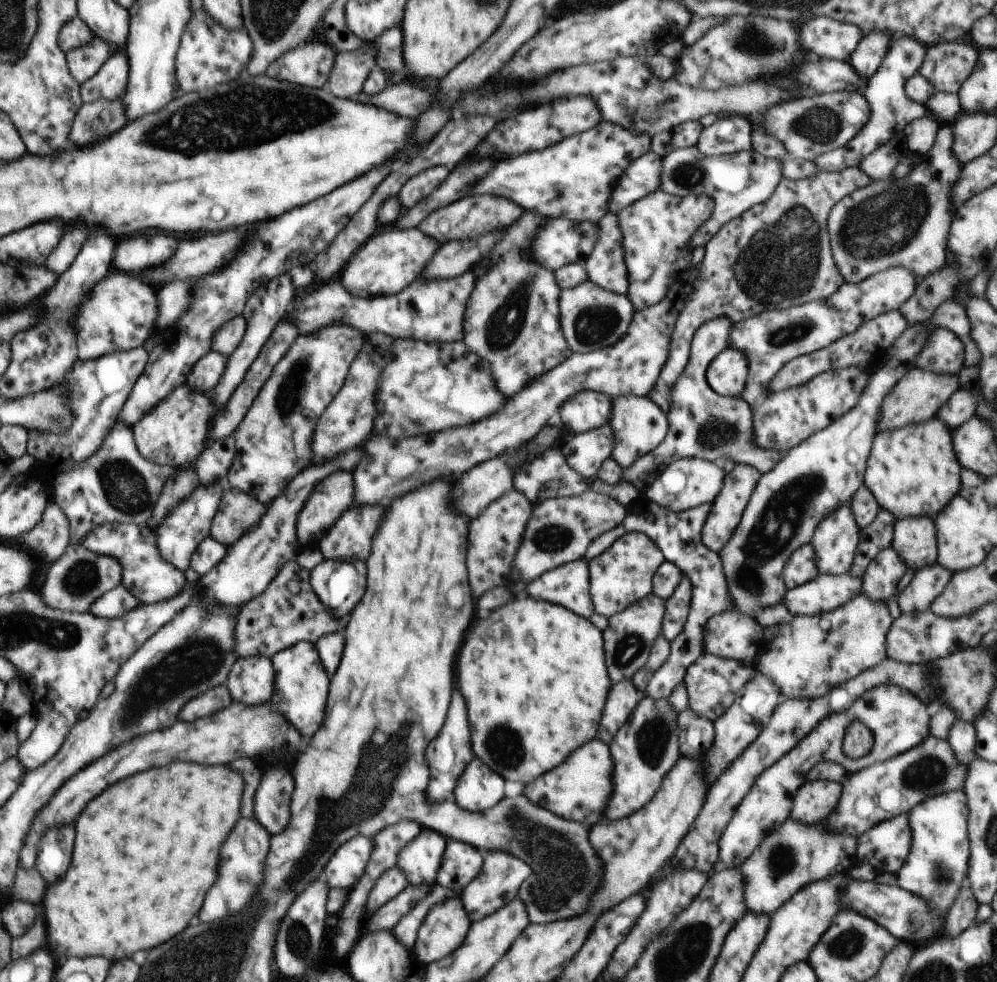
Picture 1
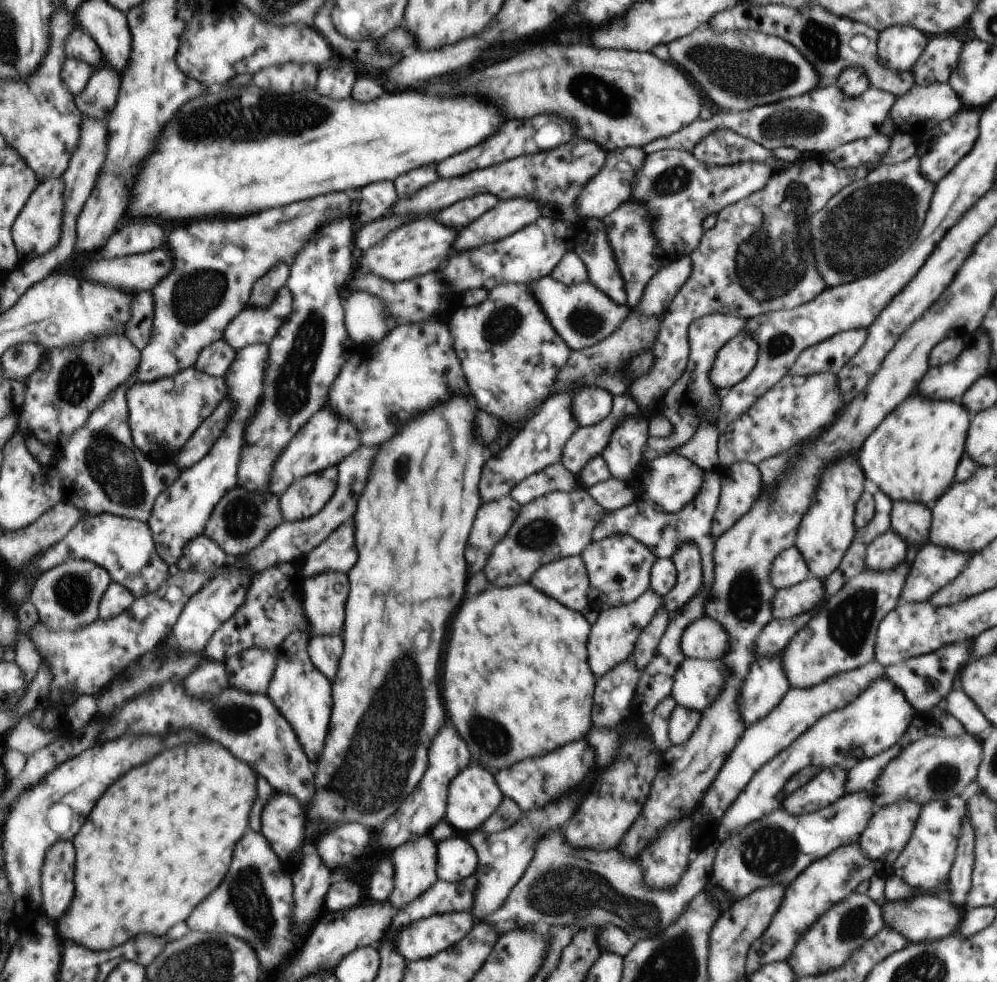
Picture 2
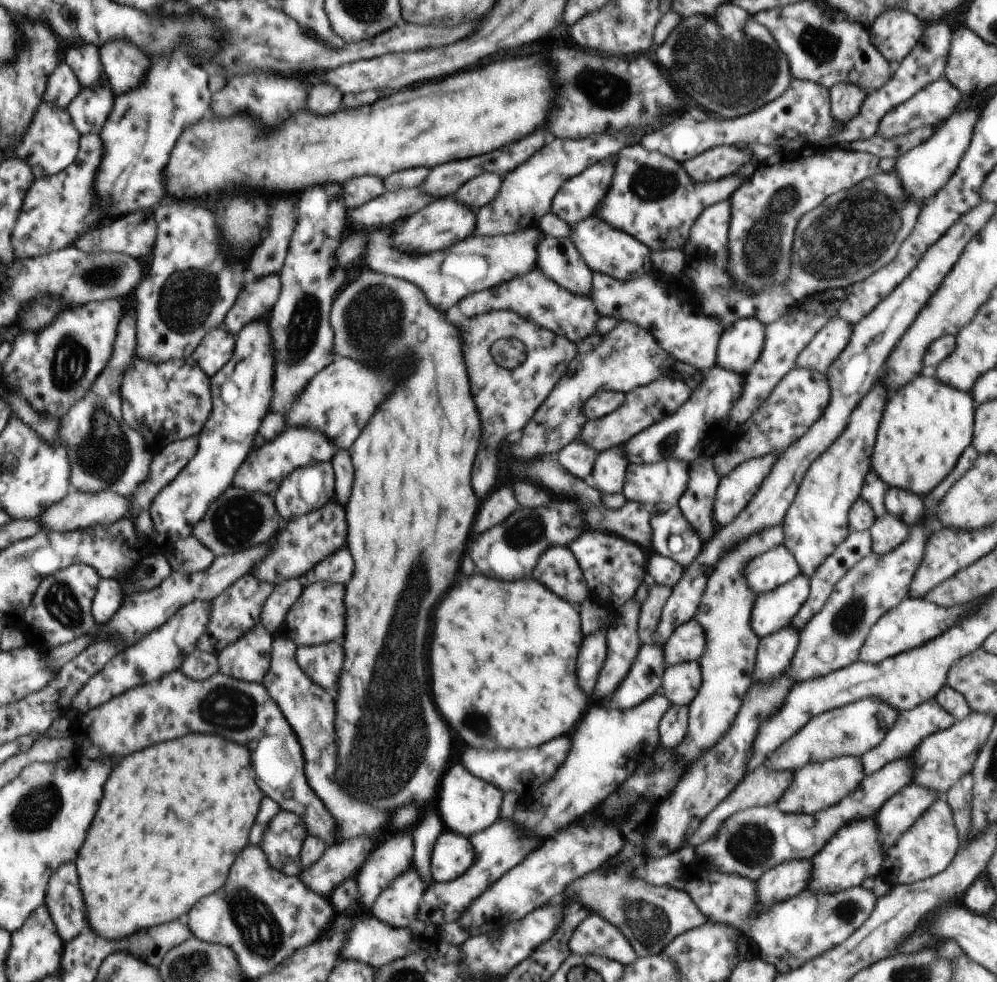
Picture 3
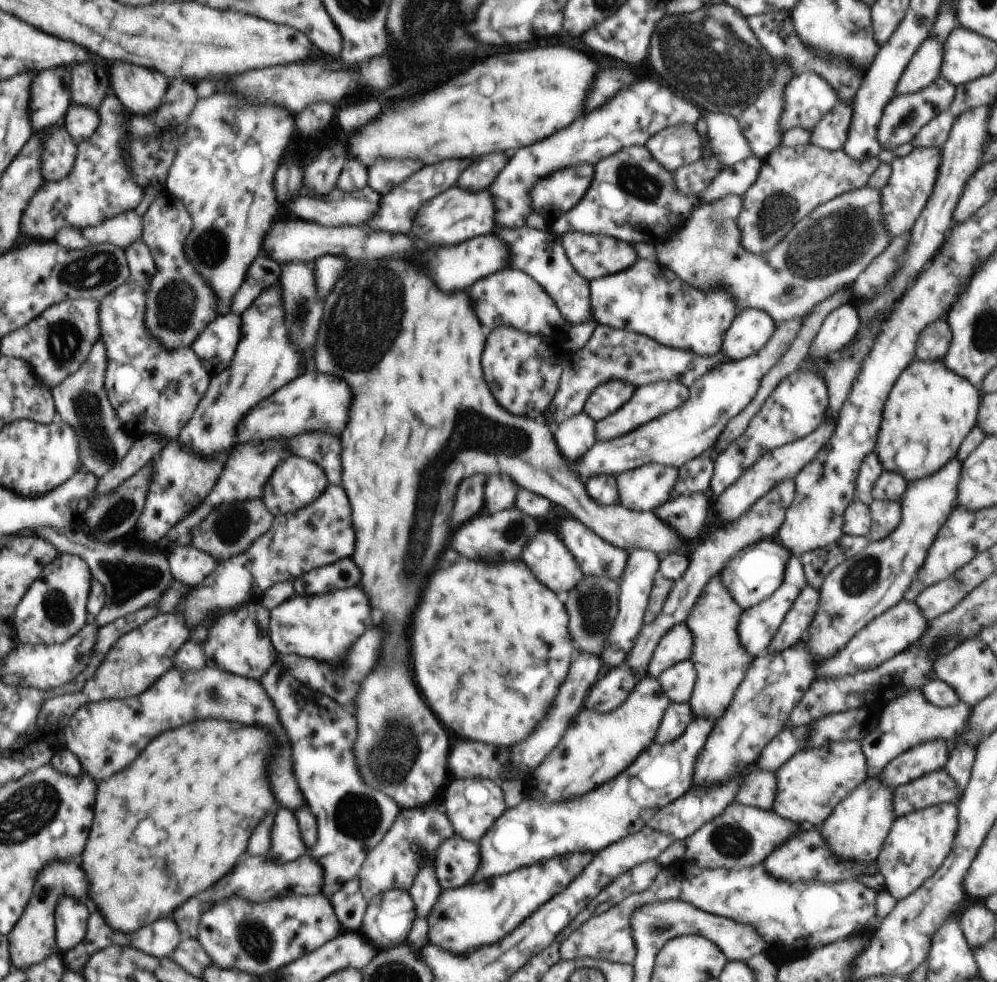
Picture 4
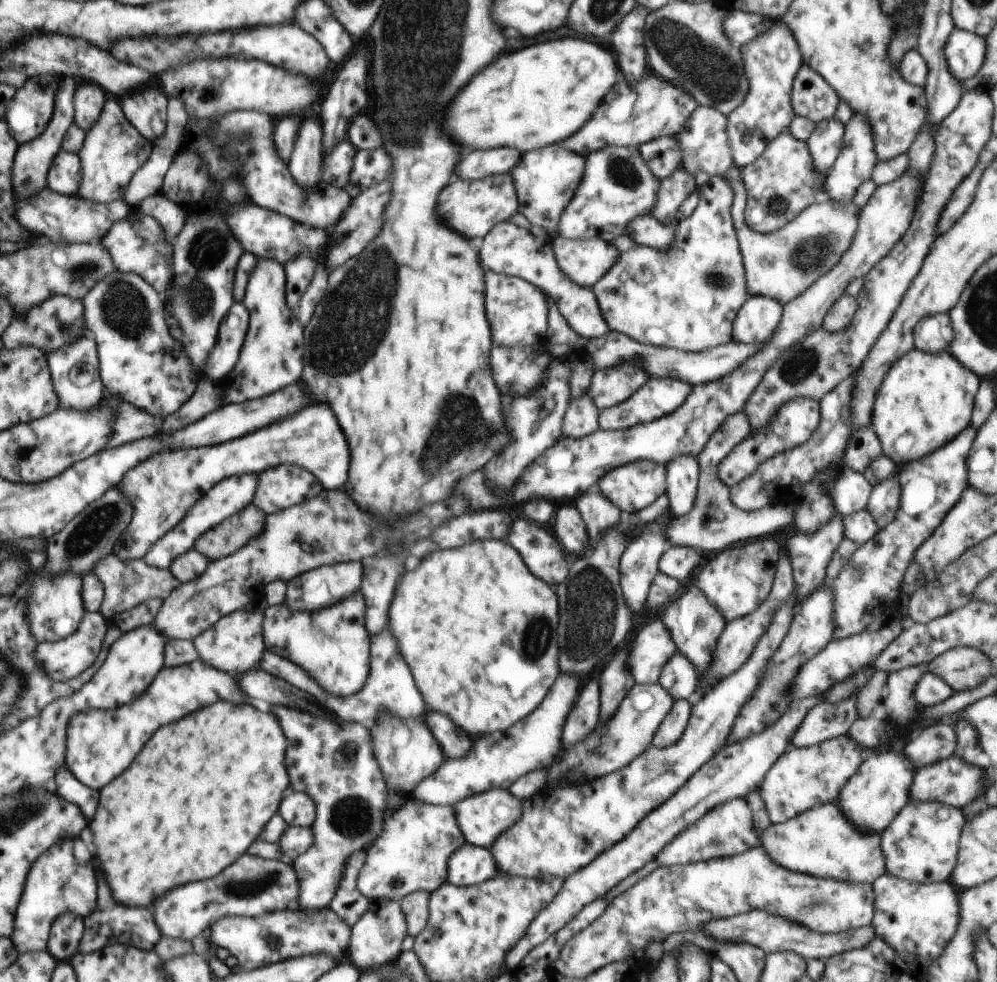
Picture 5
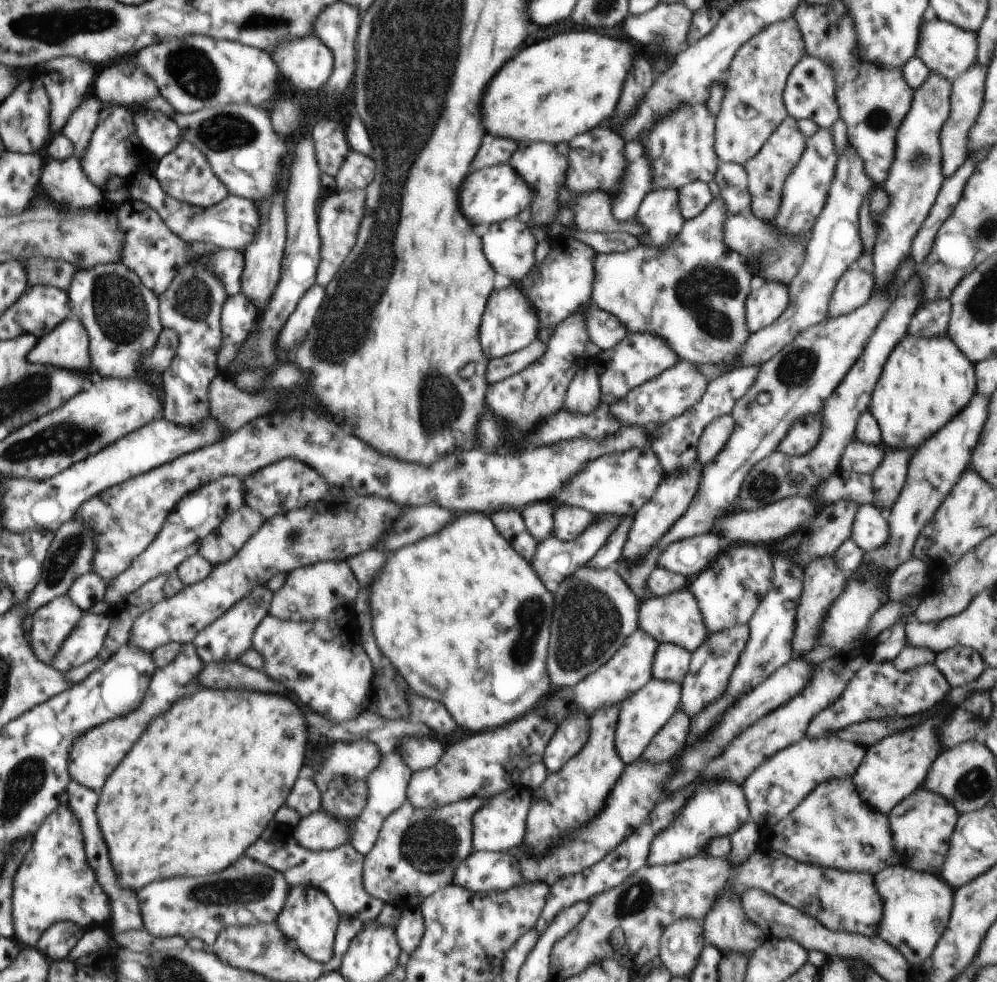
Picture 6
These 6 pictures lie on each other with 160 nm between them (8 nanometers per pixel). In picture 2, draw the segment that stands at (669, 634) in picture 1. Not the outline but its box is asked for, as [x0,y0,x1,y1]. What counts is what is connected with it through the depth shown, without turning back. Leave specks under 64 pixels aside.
[663,544,703,616]

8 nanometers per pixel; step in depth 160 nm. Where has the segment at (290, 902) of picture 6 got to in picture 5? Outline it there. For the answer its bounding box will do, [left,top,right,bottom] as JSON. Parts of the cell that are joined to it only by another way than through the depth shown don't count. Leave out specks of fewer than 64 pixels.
[272,706,391,915]

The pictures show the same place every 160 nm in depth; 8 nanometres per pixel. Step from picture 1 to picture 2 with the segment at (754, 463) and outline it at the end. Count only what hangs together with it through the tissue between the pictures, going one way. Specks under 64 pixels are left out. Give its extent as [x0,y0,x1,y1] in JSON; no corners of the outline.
[643,313,748,461]

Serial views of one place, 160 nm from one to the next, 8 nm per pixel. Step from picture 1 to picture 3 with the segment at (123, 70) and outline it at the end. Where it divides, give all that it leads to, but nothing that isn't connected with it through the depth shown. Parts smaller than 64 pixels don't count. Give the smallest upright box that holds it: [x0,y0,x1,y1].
[67,84,115,136]

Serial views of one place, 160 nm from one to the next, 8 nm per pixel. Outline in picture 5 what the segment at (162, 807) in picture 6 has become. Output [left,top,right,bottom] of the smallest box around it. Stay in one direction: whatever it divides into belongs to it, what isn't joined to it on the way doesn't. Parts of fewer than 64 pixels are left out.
[87,702,290,908]

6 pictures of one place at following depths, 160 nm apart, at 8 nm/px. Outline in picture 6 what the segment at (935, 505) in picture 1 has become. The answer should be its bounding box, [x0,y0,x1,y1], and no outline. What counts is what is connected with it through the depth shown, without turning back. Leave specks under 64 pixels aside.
[868,335,977,450]

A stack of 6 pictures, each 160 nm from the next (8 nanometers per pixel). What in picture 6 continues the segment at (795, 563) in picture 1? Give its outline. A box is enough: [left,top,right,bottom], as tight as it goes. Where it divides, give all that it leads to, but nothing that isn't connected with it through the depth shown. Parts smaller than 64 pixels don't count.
[688,546,773,634]

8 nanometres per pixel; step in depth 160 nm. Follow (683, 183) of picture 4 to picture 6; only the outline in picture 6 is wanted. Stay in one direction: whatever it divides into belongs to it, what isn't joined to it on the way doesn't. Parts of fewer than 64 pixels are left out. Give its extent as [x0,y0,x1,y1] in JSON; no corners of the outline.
[638,187,684,248]

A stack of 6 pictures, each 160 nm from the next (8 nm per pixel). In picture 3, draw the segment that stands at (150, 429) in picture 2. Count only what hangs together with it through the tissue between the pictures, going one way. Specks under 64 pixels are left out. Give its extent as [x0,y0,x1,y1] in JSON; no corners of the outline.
[121,355,212,448]

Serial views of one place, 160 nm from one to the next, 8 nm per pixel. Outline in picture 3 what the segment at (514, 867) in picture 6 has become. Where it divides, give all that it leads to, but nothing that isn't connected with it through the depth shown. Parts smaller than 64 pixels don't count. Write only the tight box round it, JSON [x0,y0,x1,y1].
[431,830,475,883]

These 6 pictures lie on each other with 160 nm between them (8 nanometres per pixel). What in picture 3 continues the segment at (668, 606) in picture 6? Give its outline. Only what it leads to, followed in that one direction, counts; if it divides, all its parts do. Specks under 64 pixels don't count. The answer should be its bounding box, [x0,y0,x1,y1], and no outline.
[672,525,785,764]

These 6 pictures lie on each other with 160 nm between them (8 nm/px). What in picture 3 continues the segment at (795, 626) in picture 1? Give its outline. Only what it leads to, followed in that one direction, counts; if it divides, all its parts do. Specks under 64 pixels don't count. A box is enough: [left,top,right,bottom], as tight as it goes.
[787,515,926,683]

